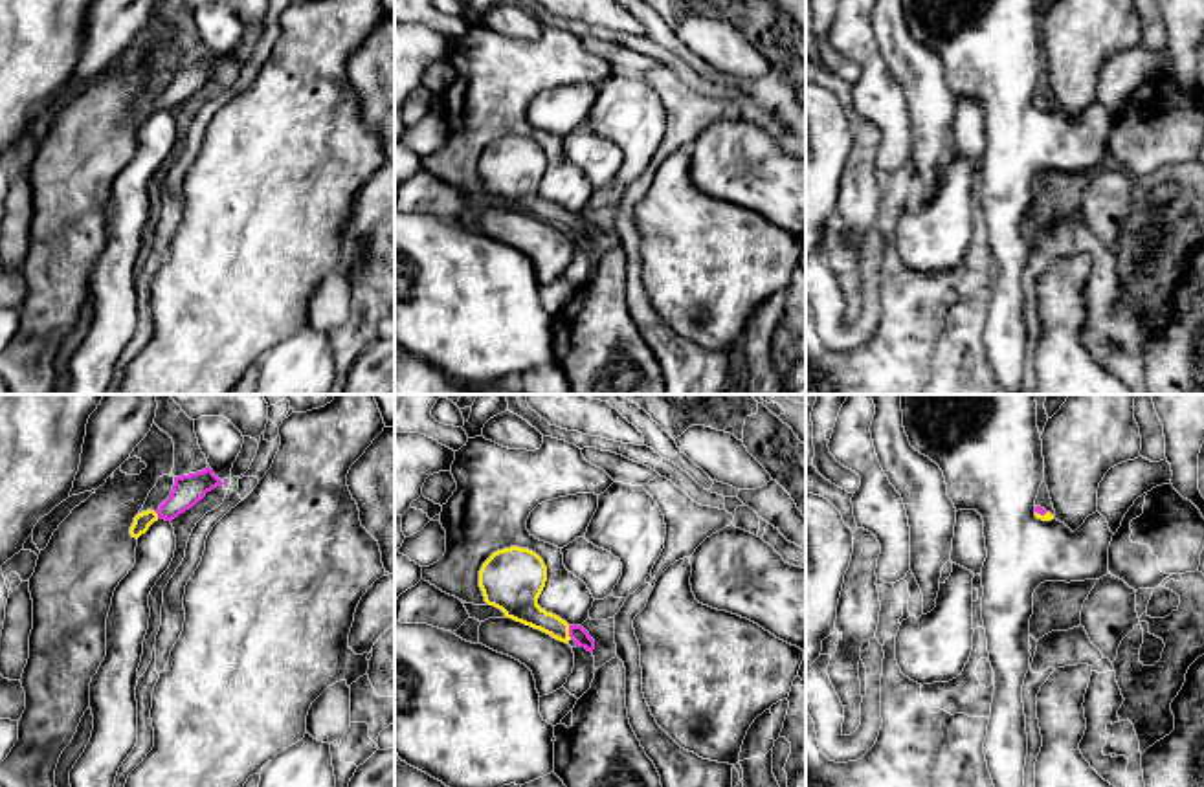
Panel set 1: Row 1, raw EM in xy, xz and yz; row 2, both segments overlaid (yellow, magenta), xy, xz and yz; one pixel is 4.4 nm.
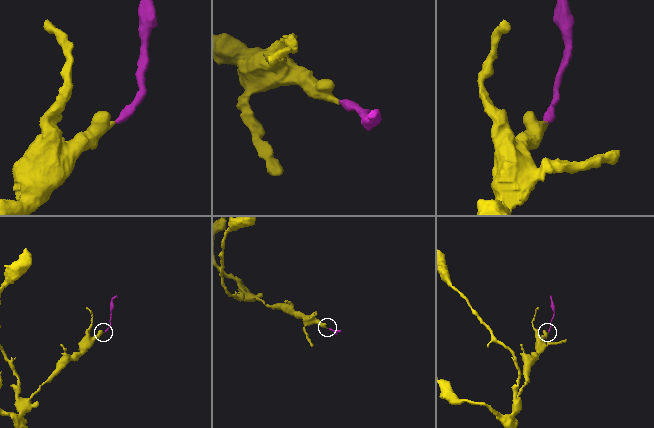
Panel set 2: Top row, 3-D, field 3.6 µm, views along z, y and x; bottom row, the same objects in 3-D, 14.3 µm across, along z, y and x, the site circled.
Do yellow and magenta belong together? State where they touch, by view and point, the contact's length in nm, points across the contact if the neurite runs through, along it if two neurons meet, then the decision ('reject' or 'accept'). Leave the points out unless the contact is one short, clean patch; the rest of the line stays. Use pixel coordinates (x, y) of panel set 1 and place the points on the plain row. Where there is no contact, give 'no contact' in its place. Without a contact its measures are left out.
xz (568, 221) | 60 nm | across xz (520, 189), (538, 208), (568, 221), (582, 228) | accept

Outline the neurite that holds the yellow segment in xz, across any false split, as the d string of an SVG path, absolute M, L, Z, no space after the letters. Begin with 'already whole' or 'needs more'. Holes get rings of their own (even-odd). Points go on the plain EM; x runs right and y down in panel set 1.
needs more; M519 136L494 141L479 160L479 176L485 191L505 202L507 207L540 218L560 231L571 227L593 242L595 229L582 215L569 215L560 205L538 194L547 171L543 149Z

